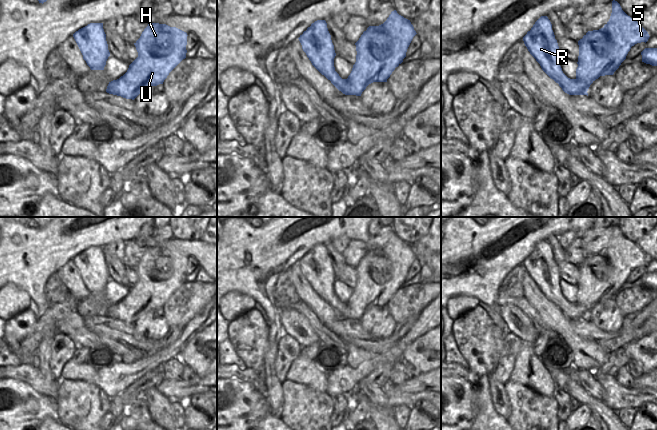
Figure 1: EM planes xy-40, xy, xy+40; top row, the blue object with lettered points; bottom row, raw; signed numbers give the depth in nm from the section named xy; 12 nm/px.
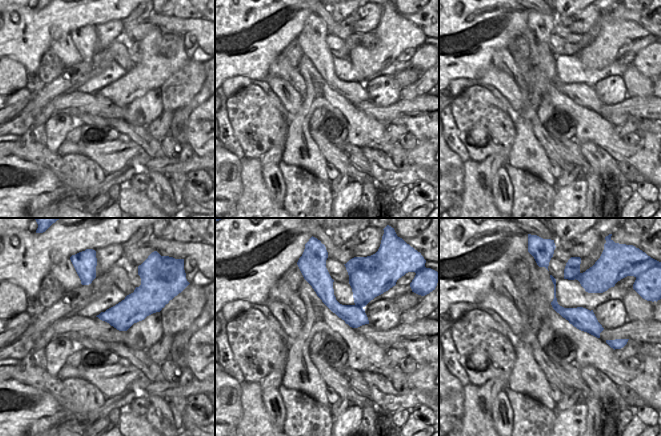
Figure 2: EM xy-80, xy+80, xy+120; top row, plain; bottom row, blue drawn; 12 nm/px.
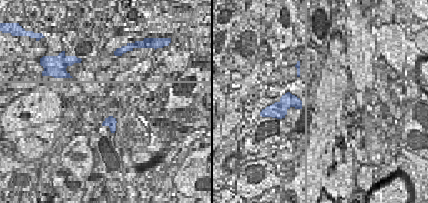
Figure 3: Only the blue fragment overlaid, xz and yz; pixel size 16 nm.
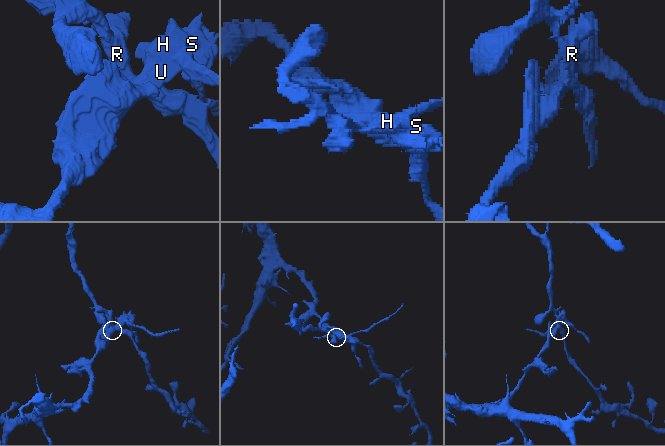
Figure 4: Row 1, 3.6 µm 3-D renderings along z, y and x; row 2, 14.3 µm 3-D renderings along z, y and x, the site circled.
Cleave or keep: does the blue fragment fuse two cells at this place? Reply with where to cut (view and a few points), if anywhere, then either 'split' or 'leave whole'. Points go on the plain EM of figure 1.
cut in xy along (345, 303), (347, 314), (344, 317); split

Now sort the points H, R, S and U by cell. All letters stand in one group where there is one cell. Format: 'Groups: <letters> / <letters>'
Groups: H S U / R.

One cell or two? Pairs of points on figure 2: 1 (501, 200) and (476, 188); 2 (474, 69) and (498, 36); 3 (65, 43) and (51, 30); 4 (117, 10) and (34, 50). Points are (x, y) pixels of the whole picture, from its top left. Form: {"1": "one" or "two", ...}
{"1": "two", "2": "one", "3": "two", "4": "one"}

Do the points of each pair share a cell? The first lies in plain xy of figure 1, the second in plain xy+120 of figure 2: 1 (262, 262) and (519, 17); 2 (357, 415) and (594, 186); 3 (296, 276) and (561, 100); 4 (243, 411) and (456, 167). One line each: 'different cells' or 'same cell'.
1: same cell
2: different cells
3: same cell
4: same cell

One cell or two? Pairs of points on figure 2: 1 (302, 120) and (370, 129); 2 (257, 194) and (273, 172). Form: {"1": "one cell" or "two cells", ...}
{"1": "one cell", "2": "two cells"}

